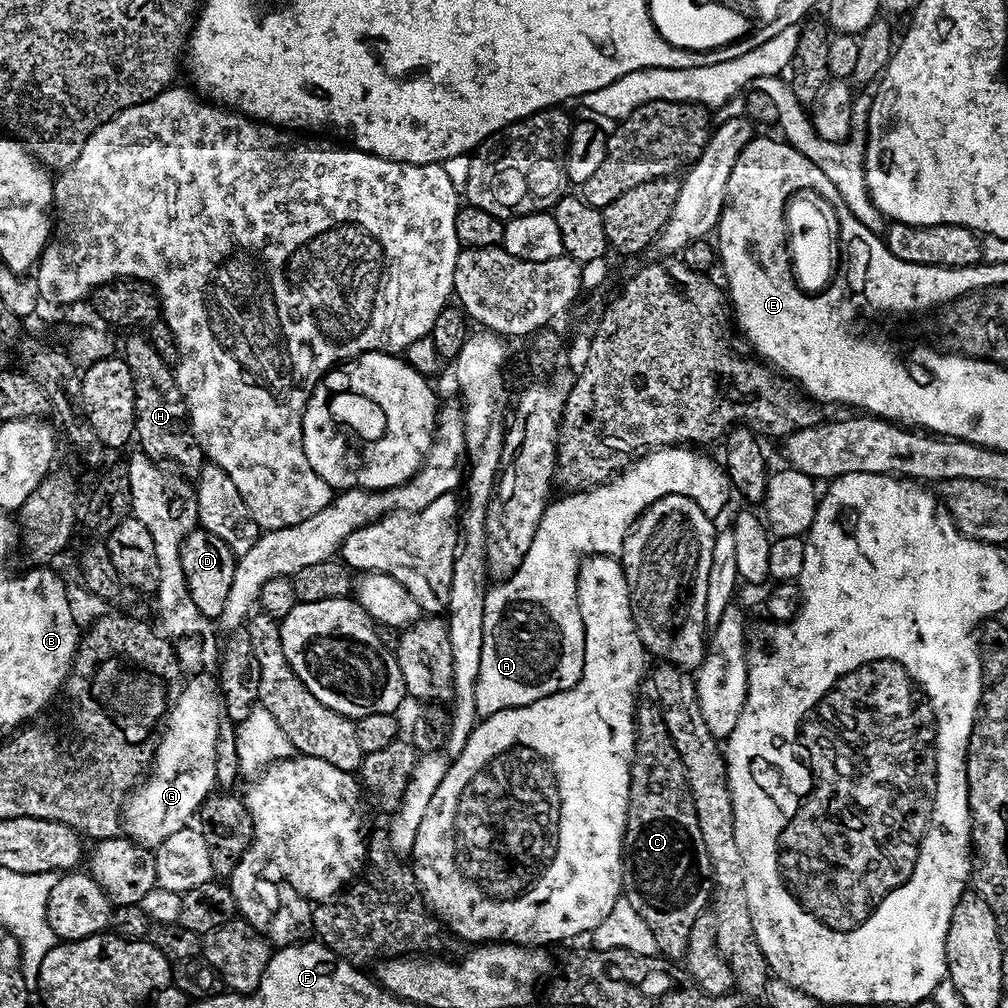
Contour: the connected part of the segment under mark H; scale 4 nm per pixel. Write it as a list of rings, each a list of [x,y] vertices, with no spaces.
[[[147,335],[125,336],[128,337],[124,340],[122,358],[132,371],[136,436],[138,441],[140,440],[139,451],[145,452],[154,461],[175,466],[181,473],[199,473],[206,463],[206,457],[200,448],[200,443],[192,435],[192,425],[188,423],[188,407],[182,398],[182,390],[176,381],[173,365],[162,362],[162,354],[154,350]]]

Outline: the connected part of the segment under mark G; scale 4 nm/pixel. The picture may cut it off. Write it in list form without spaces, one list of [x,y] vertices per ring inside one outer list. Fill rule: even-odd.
[[[192,678],[181,687],[167,710],[150,771],[128,794],[123,806],[123,831],[129,840],[155,850],[170,834],[189,827],[201,804],[213,795],[216,783],[216,747],[220,737],[222,704],[208,678]]]

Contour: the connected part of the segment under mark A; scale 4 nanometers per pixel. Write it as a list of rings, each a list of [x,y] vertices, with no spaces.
[[[668,445],[666,448],[653,449],[641,457],[637,457],[626,469],[623,469],[618,475],[614,476],[605,484],[597,485],[593,489],[581,490],[579,492],[564,494],[564,497],[556,500],[553,499],[544,511],[544,517],[540,520],[538,530],[534,534],[534,542],[530,550],[526,550],[526,558],[522,558],[522,566],[514,575],[509,576],[499,582],[493,583],[487,589],[484,598],[484,637],[482,638],[482,666],[478,670],[476,679],[476,711],[481,717],[493,716],[507,708],[517,708],[526,706],[530,702],[538,702],[538,698],[546,698],[554,695],[555,692],[566,690],[580,681],[580,675],[584,672],[584,627],[582,626],[582,614],[578,610],[578,598],[576,597],[576,575],[580,569],[582,554],[588,553],[601,556],[619,557],[624,550],[624,537],[632,529],[632,525],[639,520],[640,515],[644,513],[654,502],[660,501],[661,498],[678,493],[681,496],[688,497],[692,501],[699,503],[703,513],[713,520],[719,519],[732,495],[731,480],[727,471],[717,462],[710,460],[706,455],[700,453],[703,451],[681,445]]]

